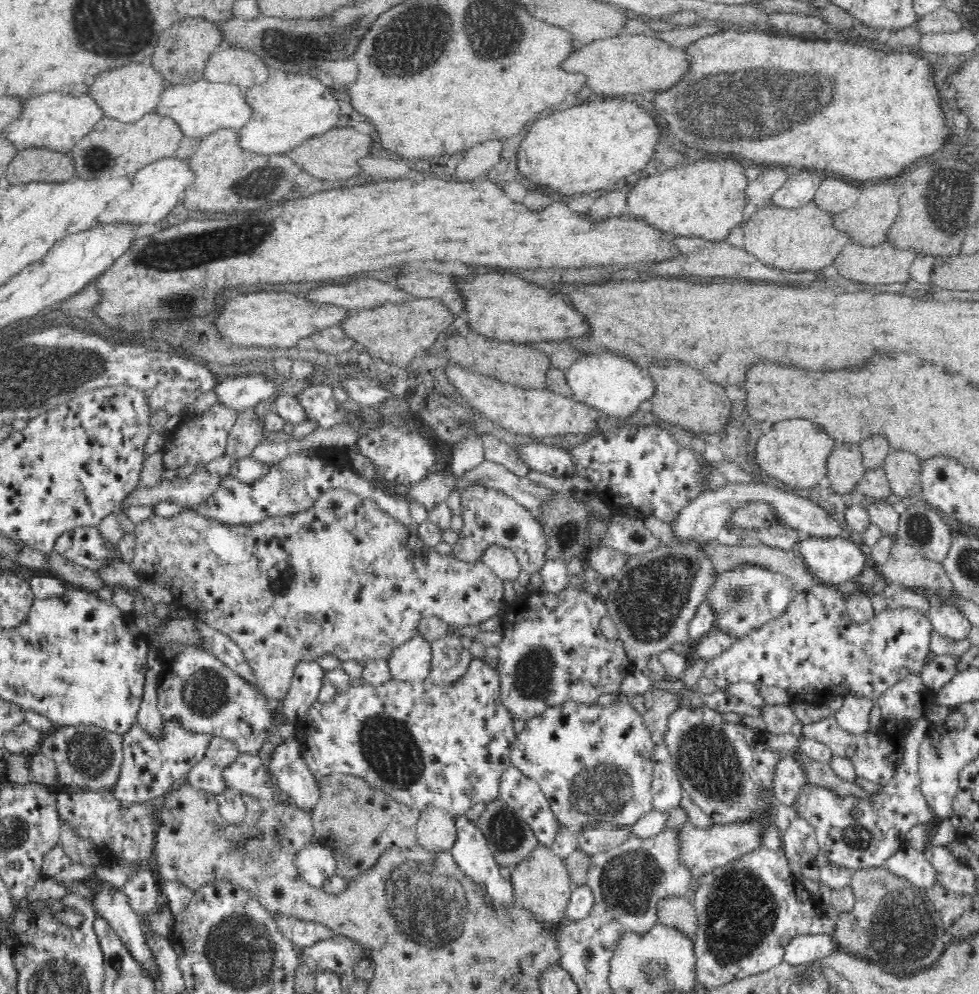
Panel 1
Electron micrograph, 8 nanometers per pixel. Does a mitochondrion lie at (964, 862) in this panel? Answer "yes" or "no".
no

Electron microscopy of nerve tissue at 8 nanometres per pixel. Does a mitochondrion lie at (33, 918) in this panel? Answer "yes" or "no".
no

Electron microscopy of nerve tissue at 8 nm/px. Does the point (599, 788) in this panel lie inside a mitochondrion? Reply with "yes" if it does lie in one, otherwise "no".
yes

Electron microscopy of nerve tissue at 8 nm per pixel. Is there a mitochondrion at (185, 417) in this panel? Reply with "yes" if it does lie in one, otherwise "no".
no

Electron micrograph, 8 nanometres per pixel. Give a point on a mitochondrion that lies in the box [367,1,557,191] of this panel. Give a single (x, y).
(413, 39)

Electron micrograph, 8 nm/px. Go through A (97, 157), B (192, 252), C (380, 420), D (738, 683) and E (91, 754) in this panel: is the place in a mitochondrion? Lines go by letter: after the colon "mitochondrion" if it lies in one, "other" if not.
A: mitochondrion
B: mitochondrion
C: other
D: other
E: mitochondrion

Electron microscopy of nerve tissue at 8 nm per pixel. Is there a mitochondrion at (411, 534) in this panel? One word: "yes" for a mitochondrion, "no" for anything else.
no

